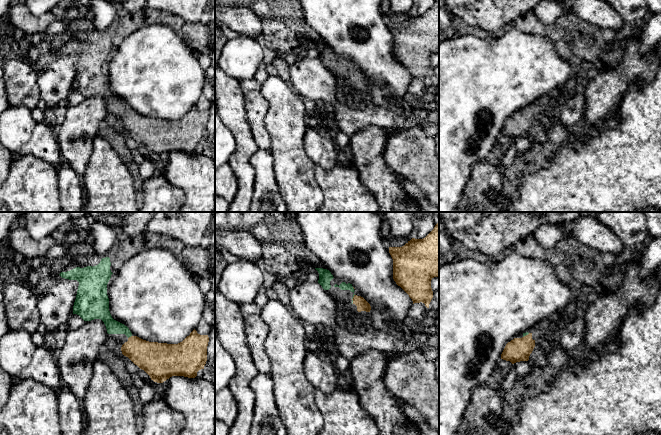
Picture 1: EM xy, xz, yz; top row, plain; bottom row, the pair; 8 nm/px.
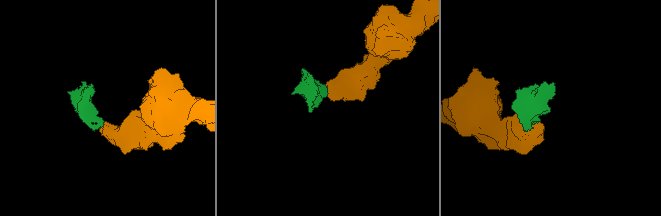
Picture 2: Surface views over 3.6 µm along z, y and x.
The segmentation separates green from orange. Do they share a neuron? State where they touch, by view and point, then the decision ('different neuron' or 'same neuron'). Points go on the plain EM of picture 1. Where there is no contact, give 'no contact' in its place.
xy (129, 112) | same neuron

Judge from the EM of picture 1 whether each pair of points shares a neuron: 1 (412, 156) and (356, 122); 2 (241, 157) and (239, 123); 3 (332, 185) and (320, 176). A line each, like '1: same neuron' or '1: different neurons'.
1: different neurons
2: same neuron
3: same neuron

